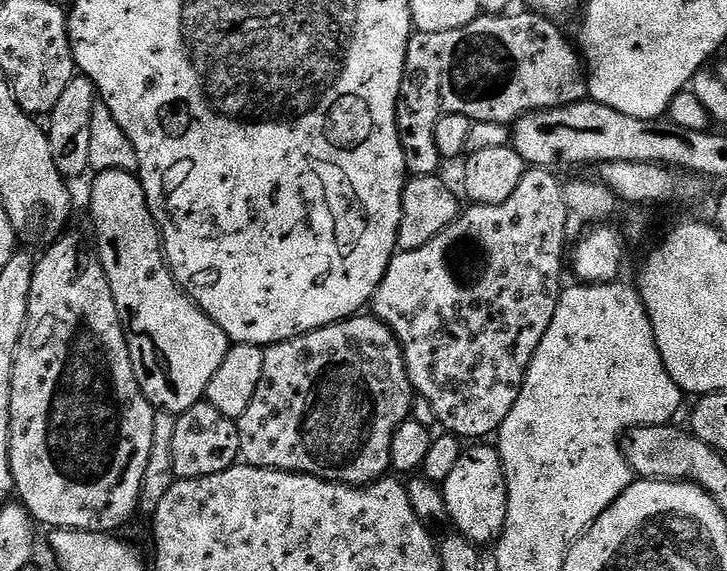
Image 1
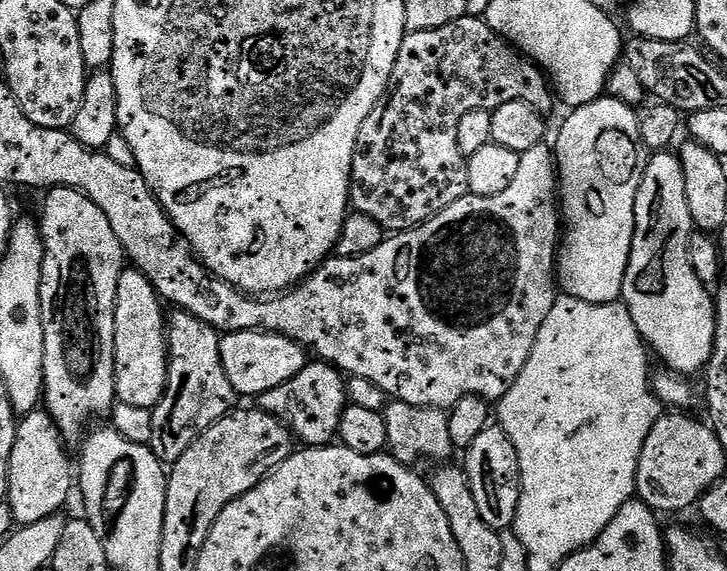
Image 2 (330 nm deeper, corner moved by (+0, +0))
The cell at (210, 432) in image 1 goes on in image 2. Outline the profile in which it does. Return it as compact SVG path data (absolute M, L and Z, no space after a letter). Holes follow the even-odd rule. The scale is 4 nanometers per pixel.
M176 310L167 317L166 335L168 377L162 398L151 409L153 436L150 447L161 464L171 466L190 450L202 433L210 430L210 426L234 411L238 397L234 386L230 386L230 378L226 378L226 366L222 366L221 333L202 322L202 318Z

